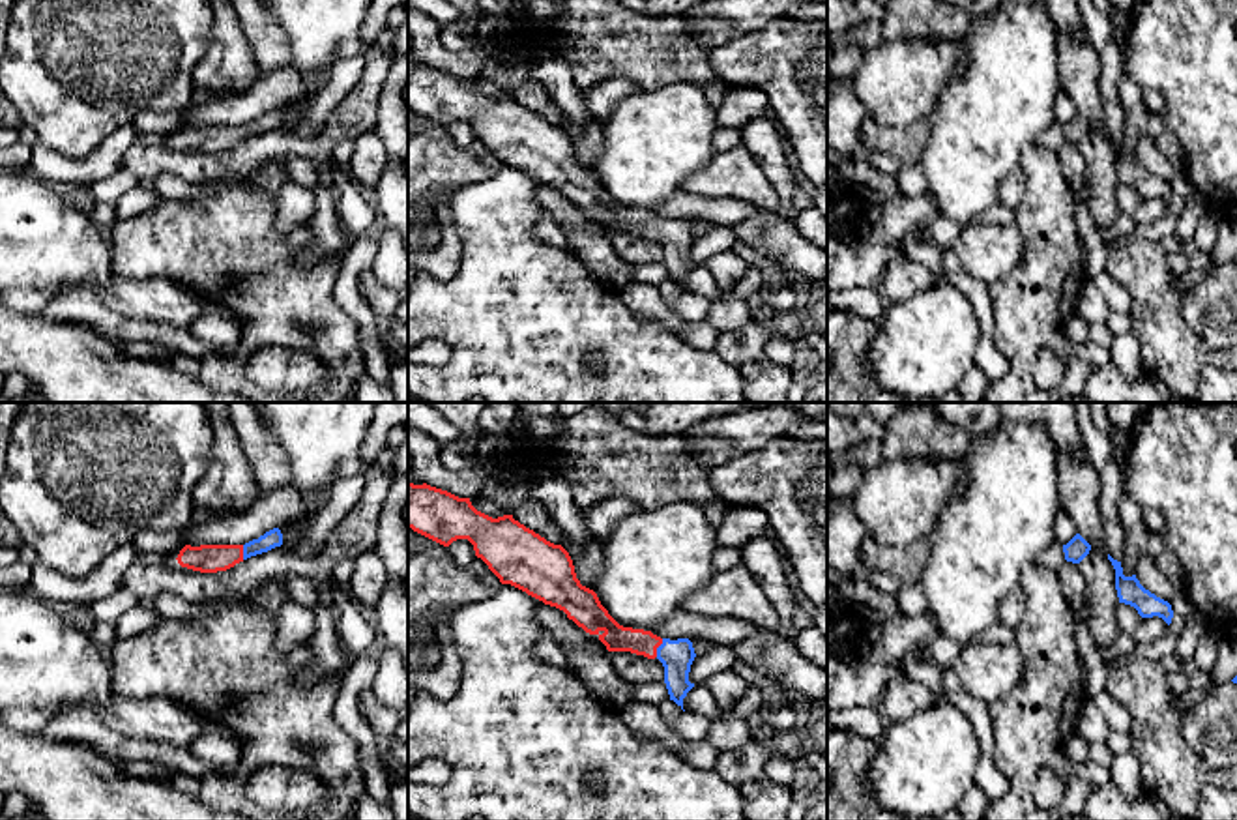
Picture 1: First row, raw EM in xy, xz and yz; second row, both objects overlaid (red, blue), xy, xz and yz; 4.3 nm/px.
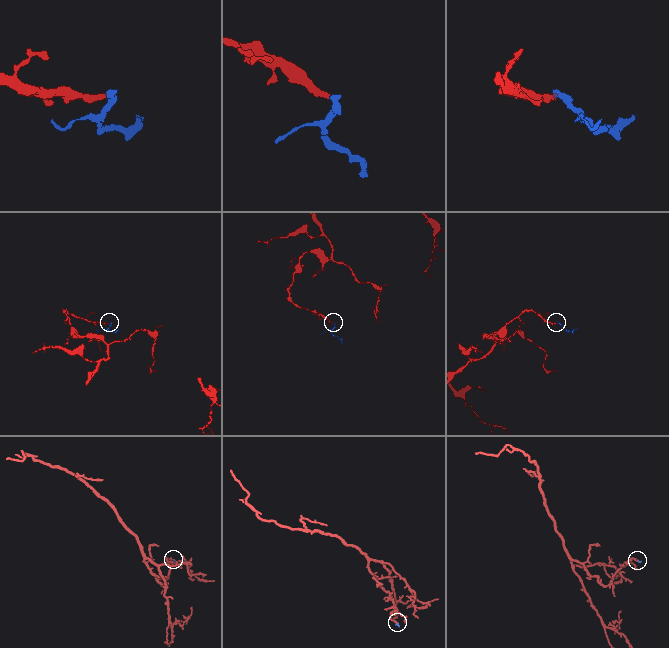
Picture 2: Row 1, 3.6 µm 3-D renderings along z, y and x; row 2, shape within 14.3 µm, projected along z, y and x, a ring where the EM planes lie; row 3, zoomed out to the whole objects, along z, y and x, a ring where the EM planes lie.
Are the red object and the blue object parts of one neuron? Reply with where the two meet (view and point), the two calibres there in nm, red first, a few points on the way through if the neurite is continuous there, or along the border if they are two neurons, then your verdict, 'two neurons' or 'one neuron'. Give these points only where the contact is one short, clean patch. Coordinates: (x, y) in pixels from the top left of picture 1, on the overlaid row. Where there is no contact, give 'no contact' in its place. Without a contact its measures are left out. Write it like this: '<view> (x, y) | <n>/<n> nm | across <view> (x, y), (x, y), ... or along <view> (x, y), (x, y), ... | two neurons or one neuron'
xz (657, 646) | 120/140 nm | across xz (616, 637), (657, 646), (676, 656) | one neuron

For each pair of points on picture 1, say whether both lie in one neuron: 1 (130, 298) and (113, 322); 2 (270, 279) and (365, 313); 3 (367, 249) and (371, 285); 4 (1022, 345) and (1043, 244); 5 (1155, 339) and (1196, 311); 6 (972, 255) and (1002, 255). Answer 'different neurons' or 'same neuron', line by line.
1: different neurons
2: different neurons
3: different neurons
4: same neuron
5: different neurons
6: same neuron

